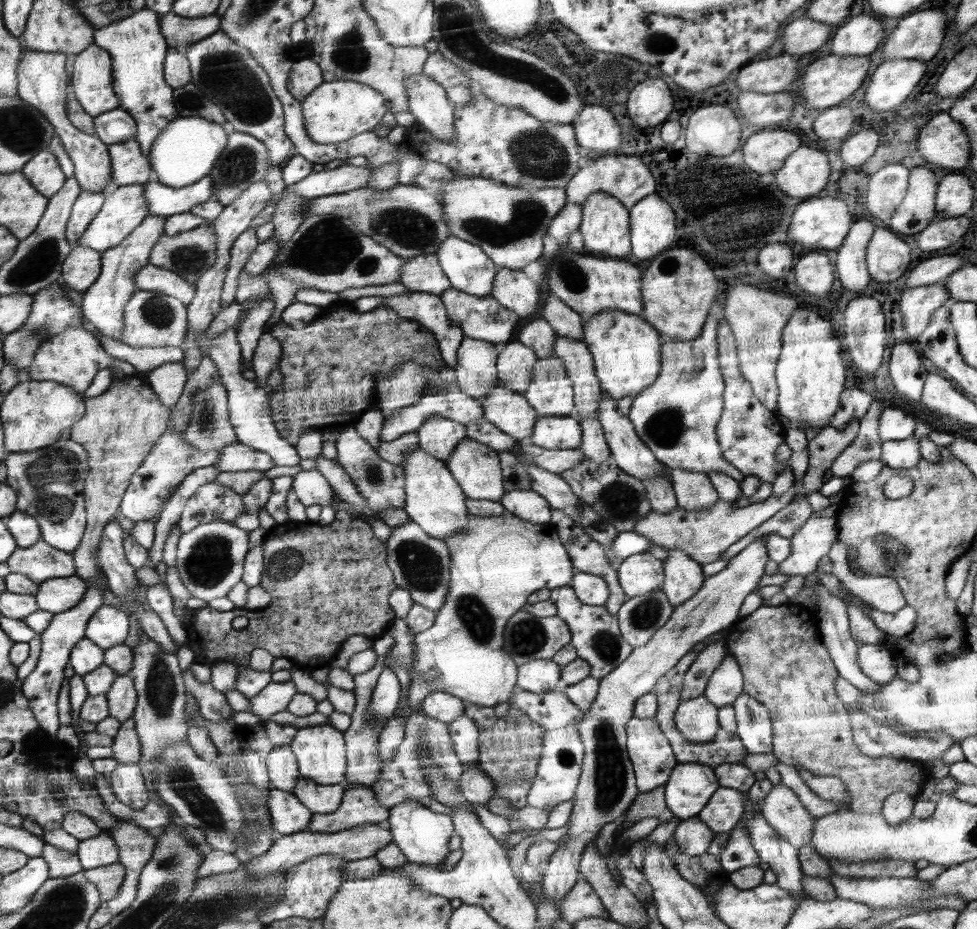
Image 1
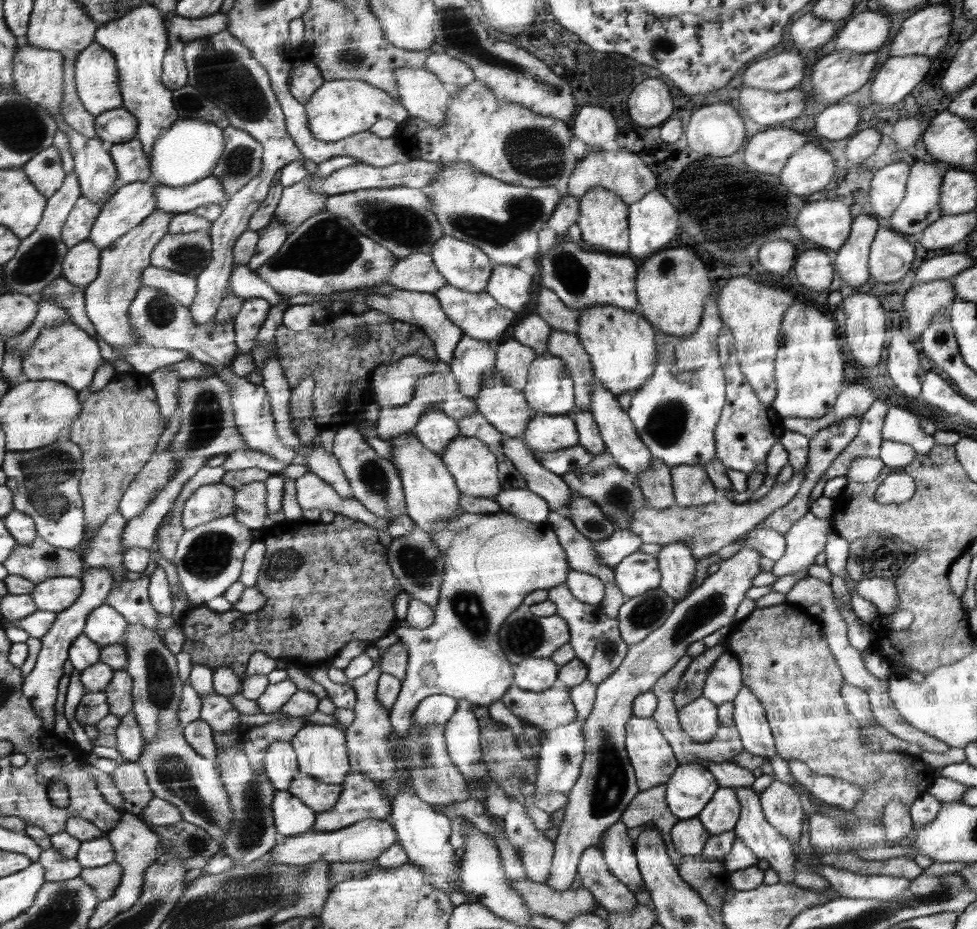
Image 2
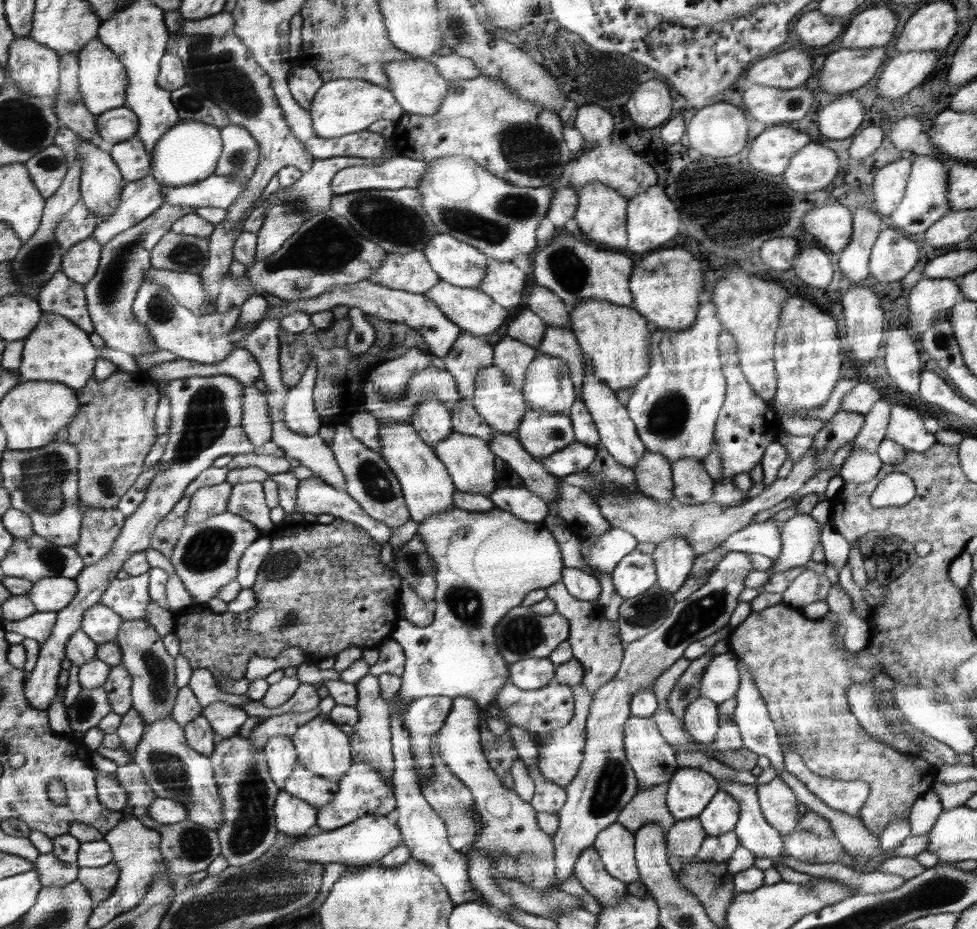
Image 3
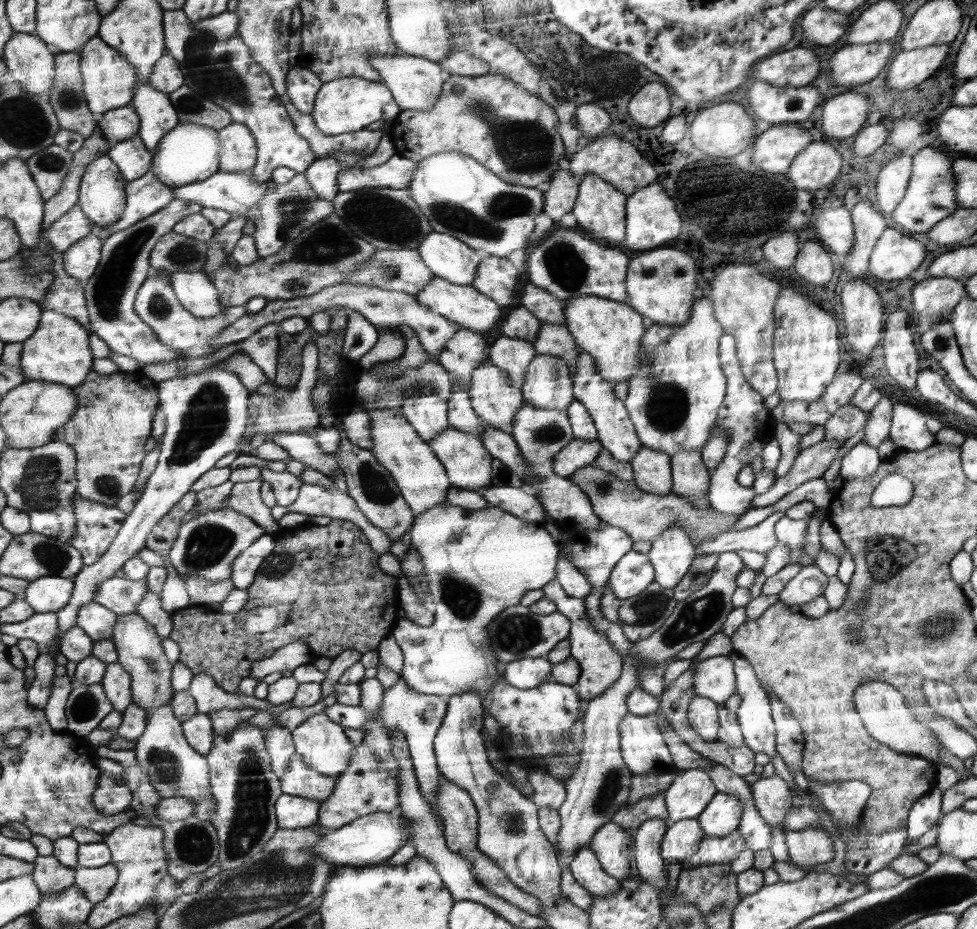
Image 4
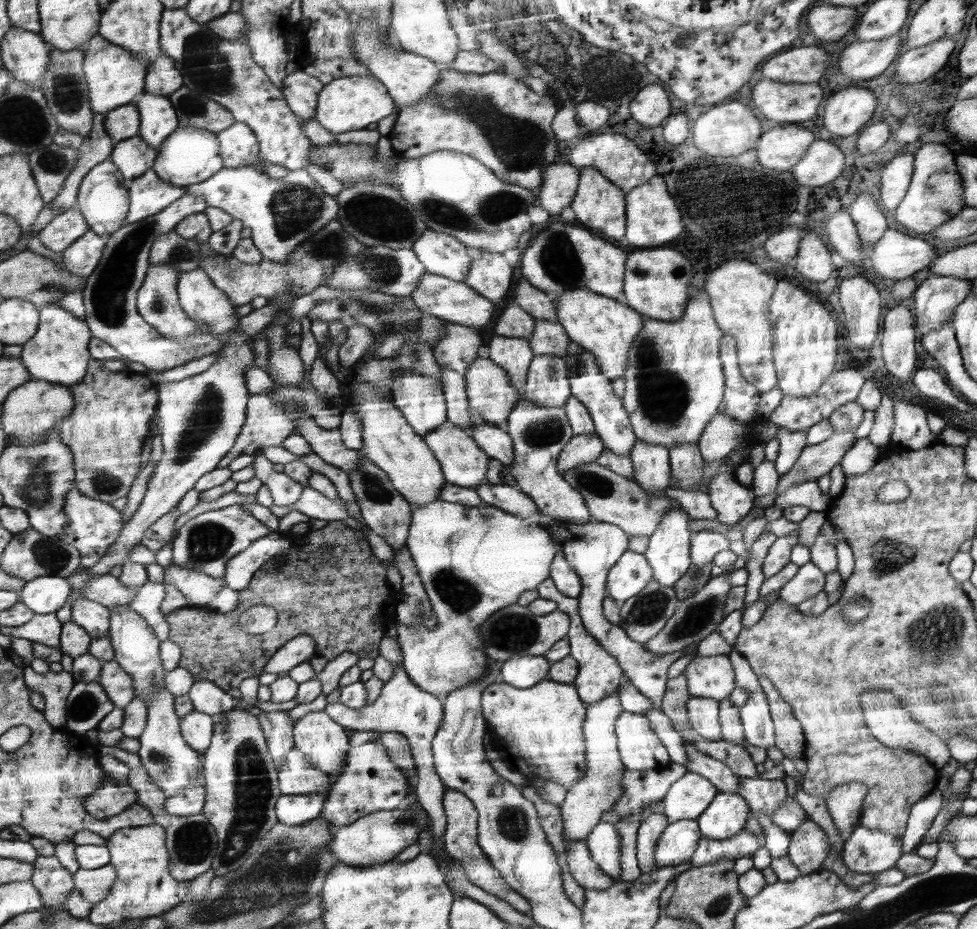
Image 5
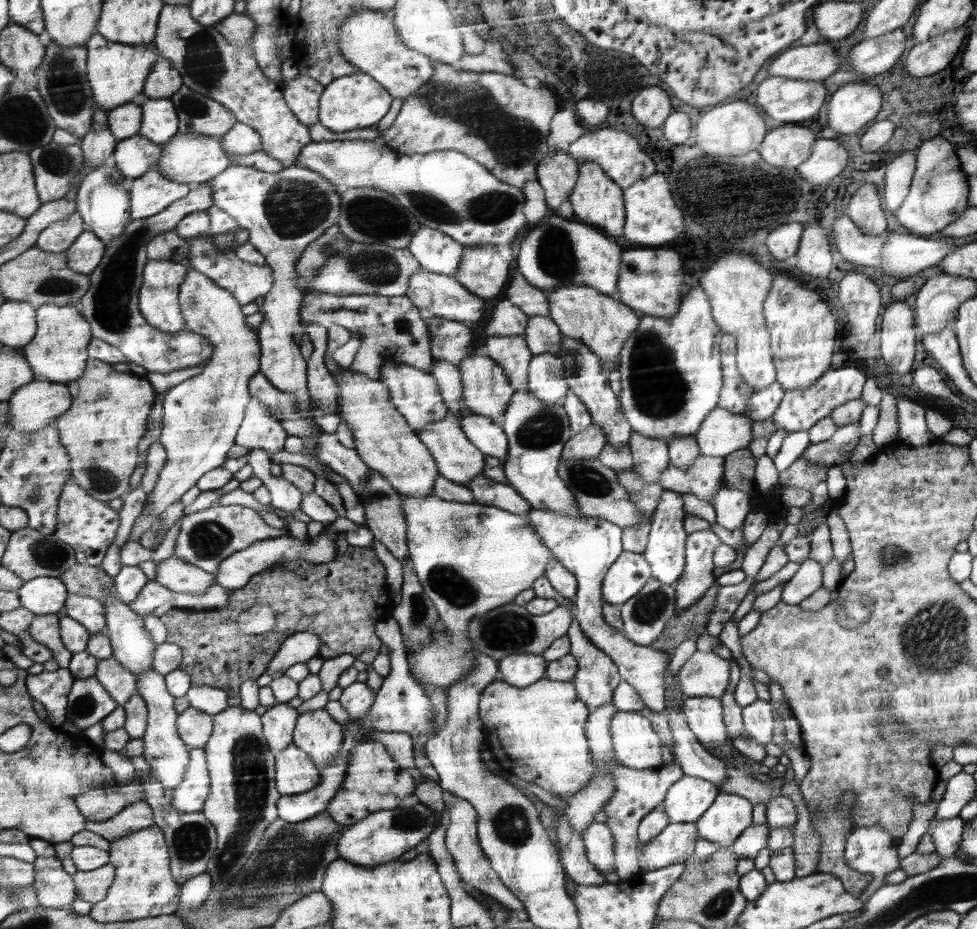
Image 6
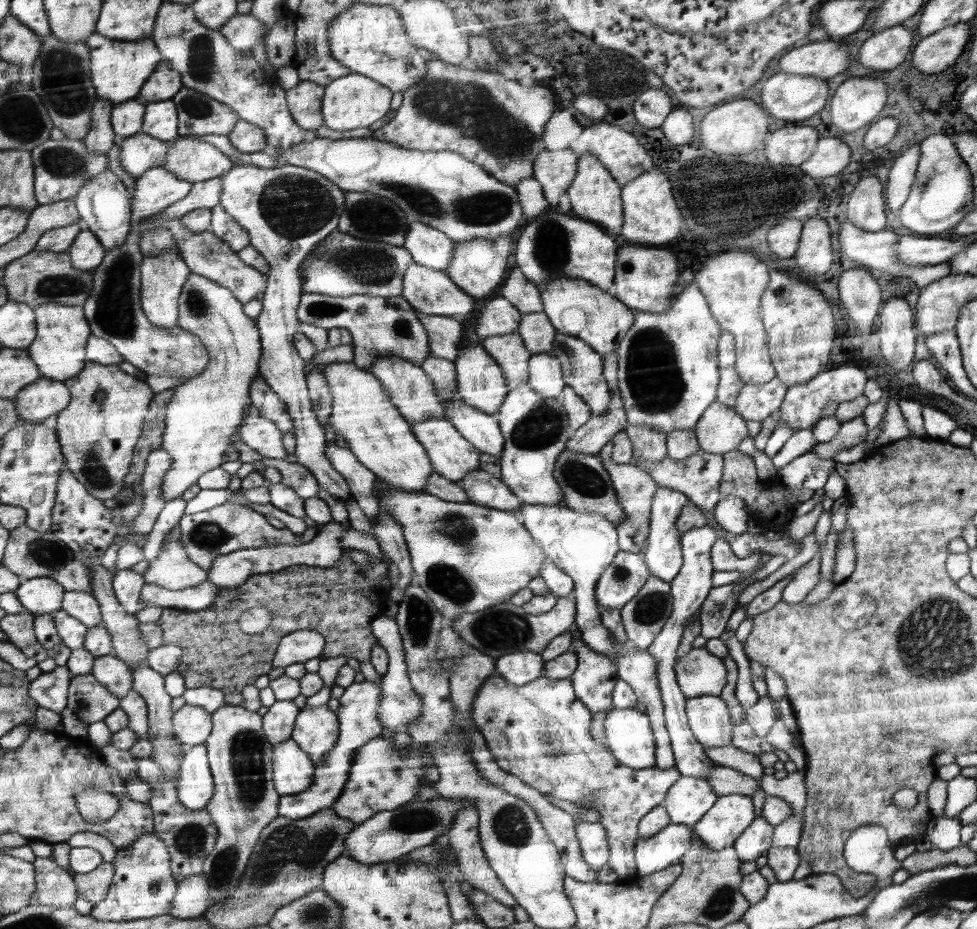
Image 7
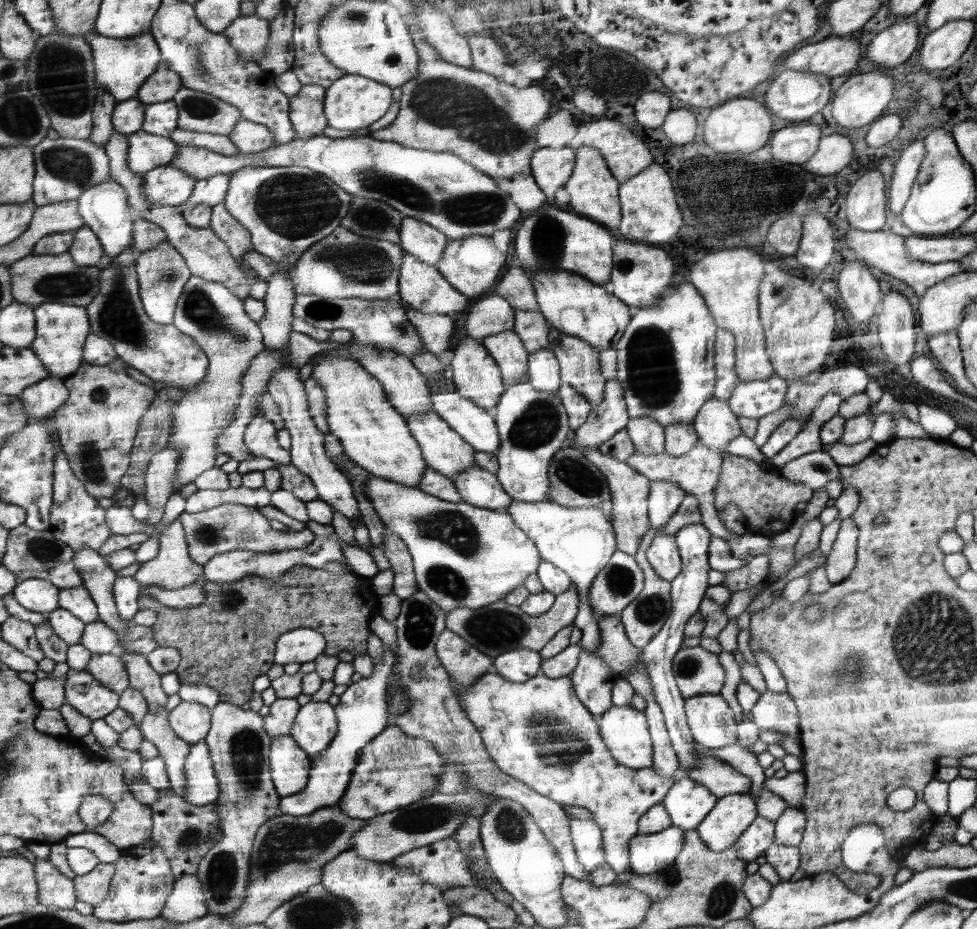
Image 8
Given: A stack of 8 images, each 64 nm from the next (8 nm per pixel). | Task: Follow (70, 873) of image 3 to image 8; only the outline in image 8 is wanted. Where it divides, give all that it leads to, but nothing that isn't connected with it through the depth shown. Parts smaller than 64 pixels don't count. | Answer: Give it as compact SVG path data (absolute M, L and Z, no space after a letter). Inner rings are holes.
M40 859L36 866L40 903L59 909L77 908L80 900L75 880L62 874L49 859Z

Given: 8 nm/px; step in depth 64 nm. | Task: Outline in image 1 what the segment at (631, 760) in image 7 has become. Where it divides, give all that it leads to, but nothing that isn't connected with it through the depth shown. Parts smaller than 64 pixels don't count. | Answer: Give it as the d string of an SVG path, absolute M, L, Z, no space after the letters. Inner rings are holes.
M633 717L628 722L627 734L629 757L632 759L633 770L636 772L638 790L646 793L666 785L679 762L674 754L672 743L666 738L661 728L658 728L658 721L655 718Z

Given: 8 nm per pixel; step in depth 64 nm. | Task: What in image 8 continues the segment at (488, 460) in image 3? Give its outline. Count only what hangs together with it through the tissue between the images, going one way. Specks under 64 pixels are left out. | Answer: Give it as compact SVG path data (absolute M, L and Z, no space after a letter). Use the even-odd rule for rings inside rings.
M434 412L405 416L409 423L409 430L421 445L422 456L427 467L435 472L452 479L463 471L474 467L474 452L476 448L461 437L440 415Z

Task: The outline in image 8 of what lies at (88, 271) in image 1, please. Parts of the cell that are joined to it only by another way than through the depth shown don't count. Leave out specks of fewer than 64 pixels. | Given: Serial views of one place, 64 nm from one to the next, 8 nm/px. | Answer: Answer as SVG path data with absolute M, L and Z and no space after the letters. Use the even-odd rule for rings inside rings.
M82 227L77 232L77 238L70 250L78 266L101 266L106 263L106 249L100 237L92 228Z

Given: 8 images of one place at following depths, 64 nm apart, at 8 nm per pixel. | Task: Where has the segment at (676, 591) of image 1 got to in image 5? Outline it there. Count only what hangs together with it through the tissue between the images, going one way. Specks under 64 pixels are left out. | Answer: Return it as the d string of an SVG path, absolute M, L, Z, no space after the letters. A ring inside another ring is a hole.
M672 506L658 524L658 529L650 534L648 548L644 554L649 559L650 566L653 567L653 580L664 586L673 587L674 583L678 582L678 579L690 567L690 538L692 532L688 530L689 520L690 518L685 511Z

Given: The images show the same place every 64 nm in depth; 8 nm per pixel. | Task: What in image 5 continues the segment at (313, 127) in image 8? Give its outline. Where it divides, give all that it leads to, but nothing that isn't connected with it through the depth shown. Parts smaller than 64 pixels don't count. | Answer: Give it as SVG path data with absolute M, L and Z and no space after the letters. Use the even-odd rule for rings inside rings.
M299 67L285 78L281 86L290 110L304 120L315 118L318 97L323 88L321 79L302 71Z

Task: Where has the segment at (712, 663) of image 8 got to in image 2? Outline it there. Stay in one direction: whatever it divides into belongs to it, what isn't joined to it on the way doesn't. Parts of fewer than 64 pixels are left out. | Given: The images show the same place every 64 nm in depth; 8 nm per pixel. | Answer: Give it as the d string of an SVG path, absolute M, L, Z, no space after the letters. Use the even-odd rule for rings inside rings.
M728 650L710 668L702 696L716 705L733 702L742 686L745 686L745 683L740 660Z

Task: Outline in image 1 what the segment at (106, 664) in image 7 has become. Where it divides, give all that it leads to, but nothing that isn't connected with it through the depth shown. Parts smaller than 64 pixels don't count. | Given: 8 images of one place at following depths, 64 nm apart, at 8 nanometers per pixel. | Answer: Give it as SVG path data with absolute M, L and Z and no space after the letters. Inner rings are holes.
M119 674L114 688L107 694L111 706L111 715L123 723L135 716L138 708L138 687L135 679L128 674Z

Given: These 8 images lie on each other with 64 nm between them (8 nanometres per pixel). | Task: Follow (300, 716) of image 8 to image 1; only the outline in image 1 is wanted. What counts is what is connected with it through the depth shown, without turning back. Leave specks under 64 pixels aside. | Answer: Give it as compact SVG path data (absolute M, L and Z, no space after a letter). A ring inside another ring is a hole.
M325 724L297 729L296 736L288 744L297 757L301 776L322 785L335 785L346 781L346 756L342 731Z

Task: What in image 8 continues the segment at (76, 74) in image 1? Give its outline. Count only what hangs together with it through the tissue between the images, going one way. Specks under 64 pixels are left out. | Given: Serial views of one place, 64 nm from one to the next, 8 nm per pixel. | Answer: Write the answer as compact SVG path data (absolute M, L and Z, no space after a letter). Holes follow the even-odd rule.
M153 32L134 38L114 38L96 33L89 40L94 47L98 85L110 92L120 103L138 98L146 81L160 68L158 66L162 62L162 50Z

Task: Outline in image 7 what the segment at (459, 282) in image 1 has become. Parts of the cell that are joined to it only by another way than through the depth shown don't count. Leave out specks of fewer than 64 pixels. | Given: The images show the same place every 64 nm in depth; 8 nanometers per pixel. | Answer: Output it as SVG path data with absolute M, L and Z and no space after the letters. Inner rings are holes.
M410 220L403 247L410 252L413 262L445 272L454 257L455 245L456 241L437 227Z

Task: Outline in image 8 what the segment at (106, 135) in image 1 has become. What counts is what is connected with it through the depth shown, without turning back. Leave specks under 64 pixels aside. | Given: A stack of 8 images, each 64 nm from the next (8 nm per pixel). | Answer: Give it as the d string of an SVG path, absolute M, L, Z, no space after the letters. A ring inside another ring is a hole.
M140 98L119 103L114 113L116 130L126 136L142 131L147 119L147 110L148 105Z

